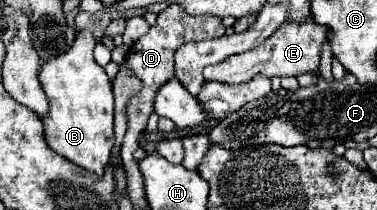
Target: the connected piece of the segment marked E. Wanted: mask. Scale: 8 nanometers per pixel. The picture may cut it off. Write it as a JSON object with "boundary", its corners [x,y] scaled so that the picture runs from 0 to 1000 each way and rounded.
{"boundary":[[[756,105],[703,190],[703,210],[687,210],[682,229],[660,248],[607,267],[576,314],[549,314],[538,333],[538,362],[549,390],[570,381],[592,400],[645,400],[650,381],[666,381],[682,352],[698,352],[708,371],[724,371],[724,362],[751,371],[751,362],[788,362],[788,352],[830,343],[846,324],[846,238],[867,200],[867,171],[873,162],[862,152],[862,133],[851,133],[836,105],[804,105],[804,114]]]}

